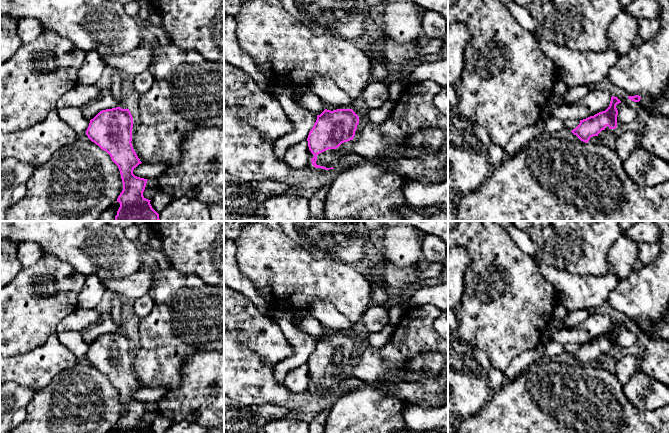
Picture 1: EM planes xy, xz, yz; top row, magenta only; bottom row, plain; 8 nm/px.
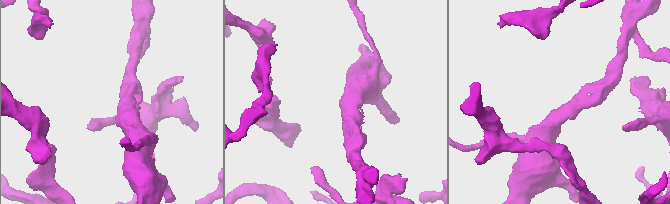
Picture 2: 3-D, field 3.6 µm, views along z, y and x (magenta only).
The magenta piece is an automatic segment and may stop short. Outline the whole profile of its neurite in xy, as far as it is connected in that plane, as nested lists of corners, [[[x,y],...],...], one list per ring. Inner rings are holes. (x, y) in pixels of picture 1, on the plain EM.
[[[120,331],[100,335],[90,344],[88,362],[106,375],[118,390],[123,414],[117,422],[119,433],[153,433],[143,420],[148,403],[137,401],[133,394],[142,386],[132,370],[133,342],[129,333]]]

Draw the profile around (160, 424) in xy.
[[[158,413],[153,422],[150,425],[150,428],[153,433],[164,433],[173,423],[173,421]]]

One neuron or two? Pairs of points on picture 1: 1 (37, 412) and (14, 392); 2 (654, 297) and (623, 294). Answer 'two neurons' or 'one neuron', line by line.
1: two neurons
2: one neuron

